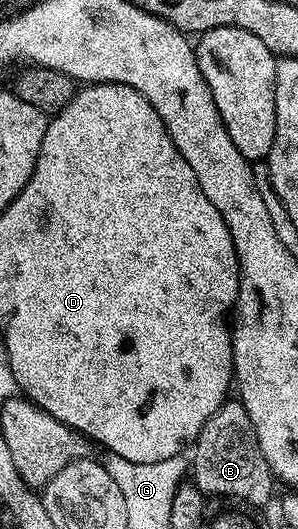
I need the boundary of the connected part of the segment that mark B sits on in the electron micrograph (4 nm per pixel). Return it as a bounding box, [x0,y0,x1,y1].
[192,400,276,506]

